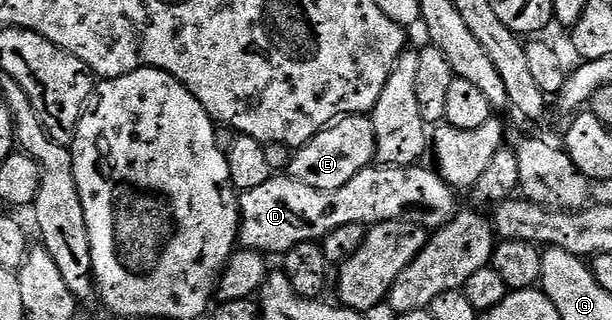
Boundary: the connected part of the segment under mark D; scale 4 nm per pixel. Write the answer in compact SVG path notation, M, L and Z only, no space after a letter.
M419 164L402 168L372 166L357 173L343 188L331 191L311 188L288 174L275 174L266 184L259 184L259 188L245 190L238 195L237 209L241 218L238 236L257 238L261 240L264 254L281 256L301 243L322 241L331 231L344 224L363 223L368 228L379 223L409 221L426 230L441 229L459 212L455 200L457 194L452 186L443 181L438 172L430 167L421 167Z

